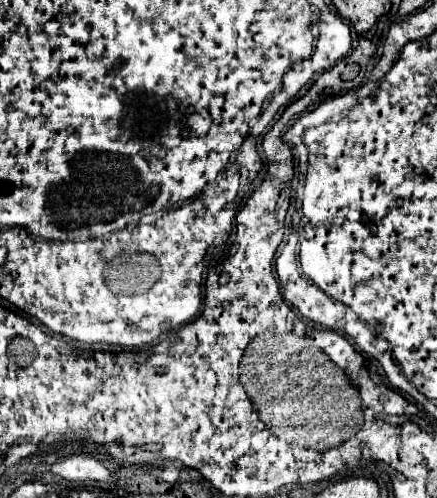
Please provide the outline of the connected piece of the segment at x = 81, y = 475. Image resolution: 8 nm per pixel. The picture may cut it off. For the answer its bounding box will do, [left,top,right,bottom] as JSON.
[49,455,111,481]

